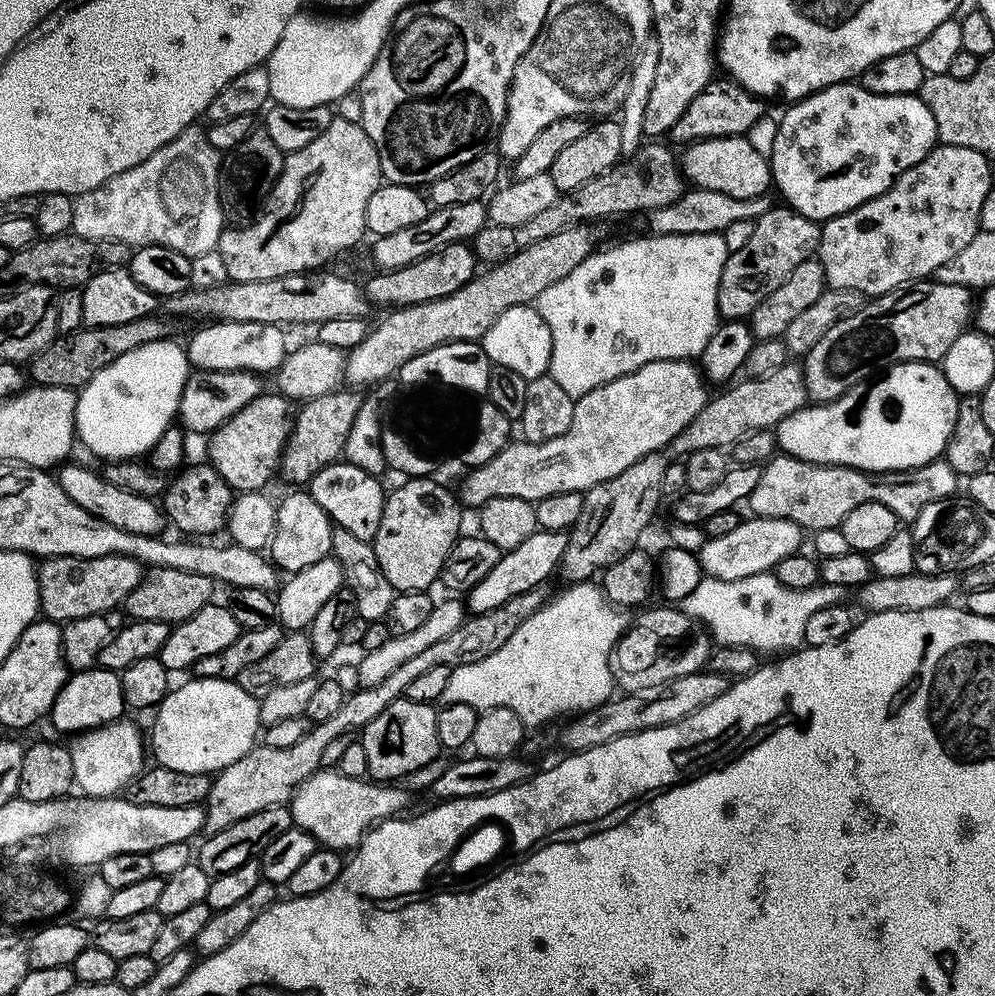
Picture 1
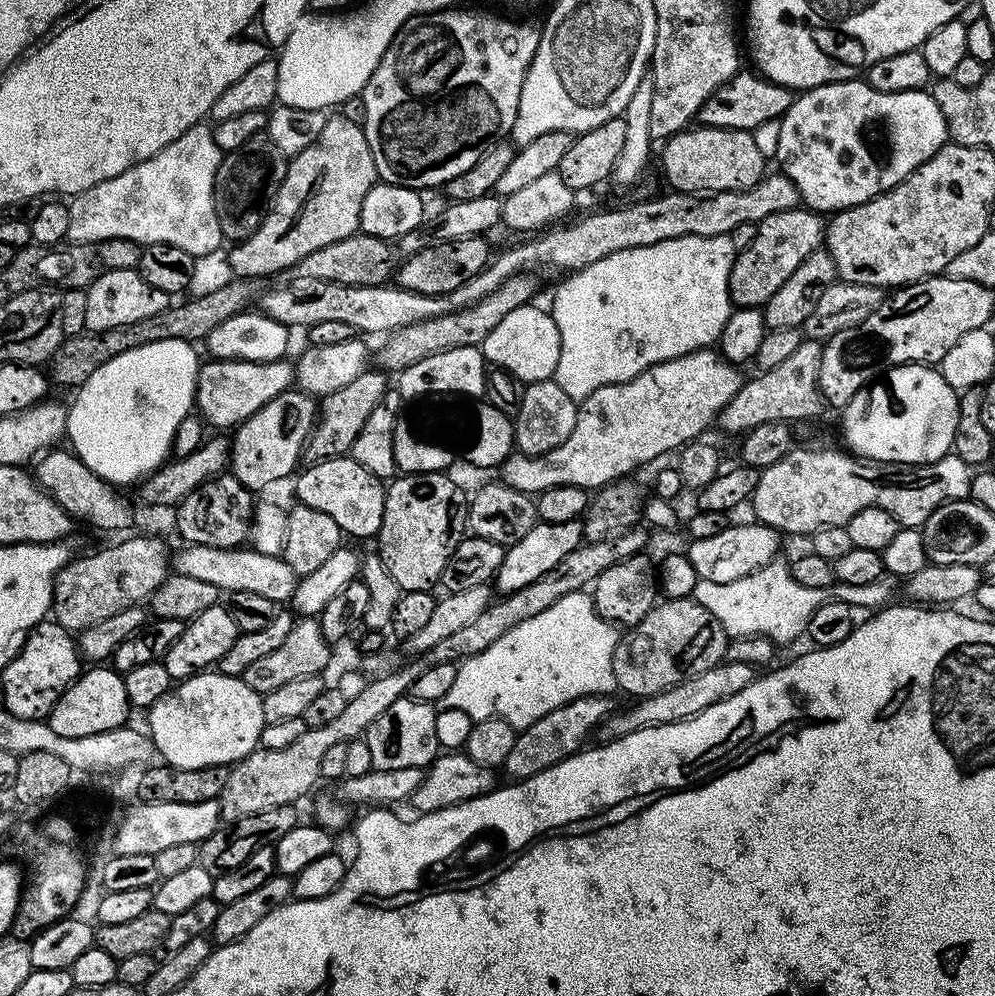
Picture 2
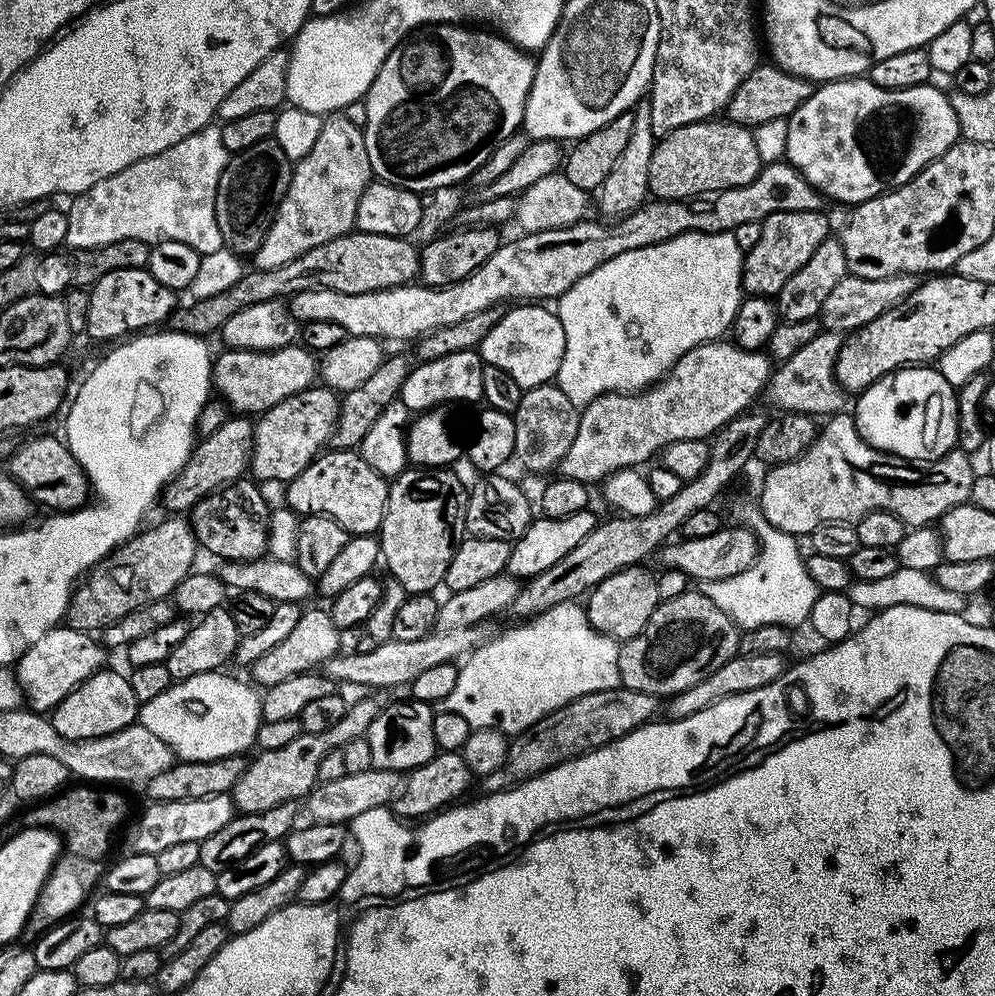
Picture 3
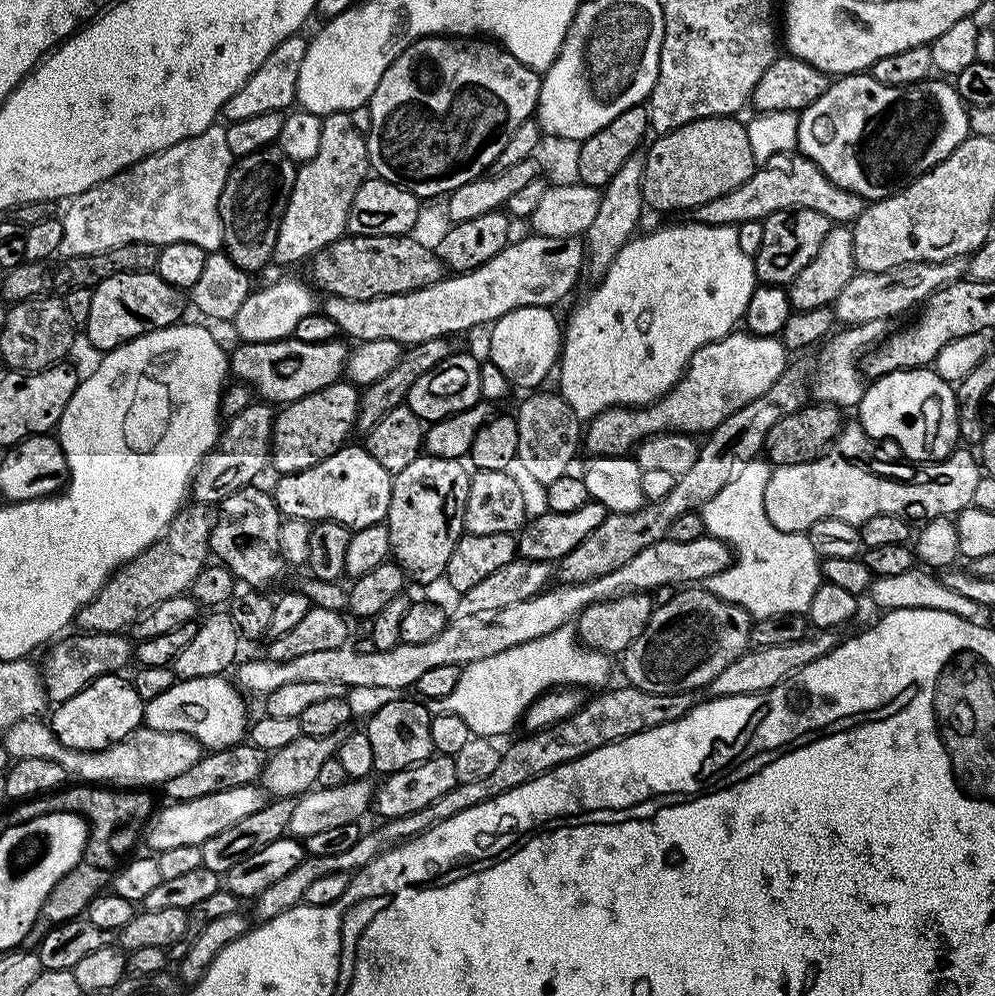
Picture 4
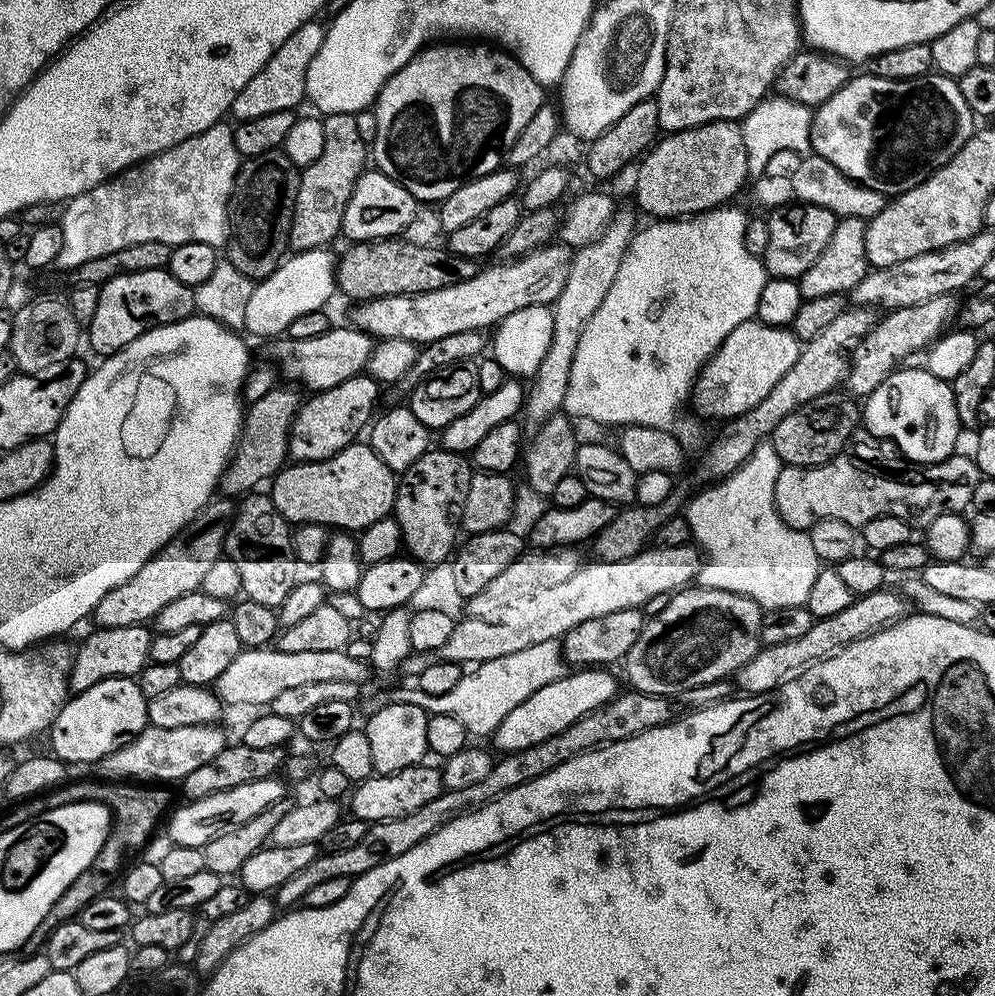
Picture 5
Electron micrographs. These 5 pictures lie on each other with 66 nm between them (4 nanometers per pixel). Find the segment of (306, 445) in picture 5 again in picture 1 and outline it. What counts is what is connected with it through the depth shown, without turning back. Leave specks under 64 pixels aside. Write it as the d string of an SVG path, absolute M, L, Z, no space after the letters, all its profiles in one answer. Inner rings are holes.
M268 390L250 402L250 406L242 406L234 418L230 418L216 431L207 437L208 457L207 463L215 472L232 487L233 493L258 492L267 489L268 479L277 475L282 464L284 449L288 447L288 435L292 433L292 422L294 419L294 404L288 397L280 395L279 391Z

